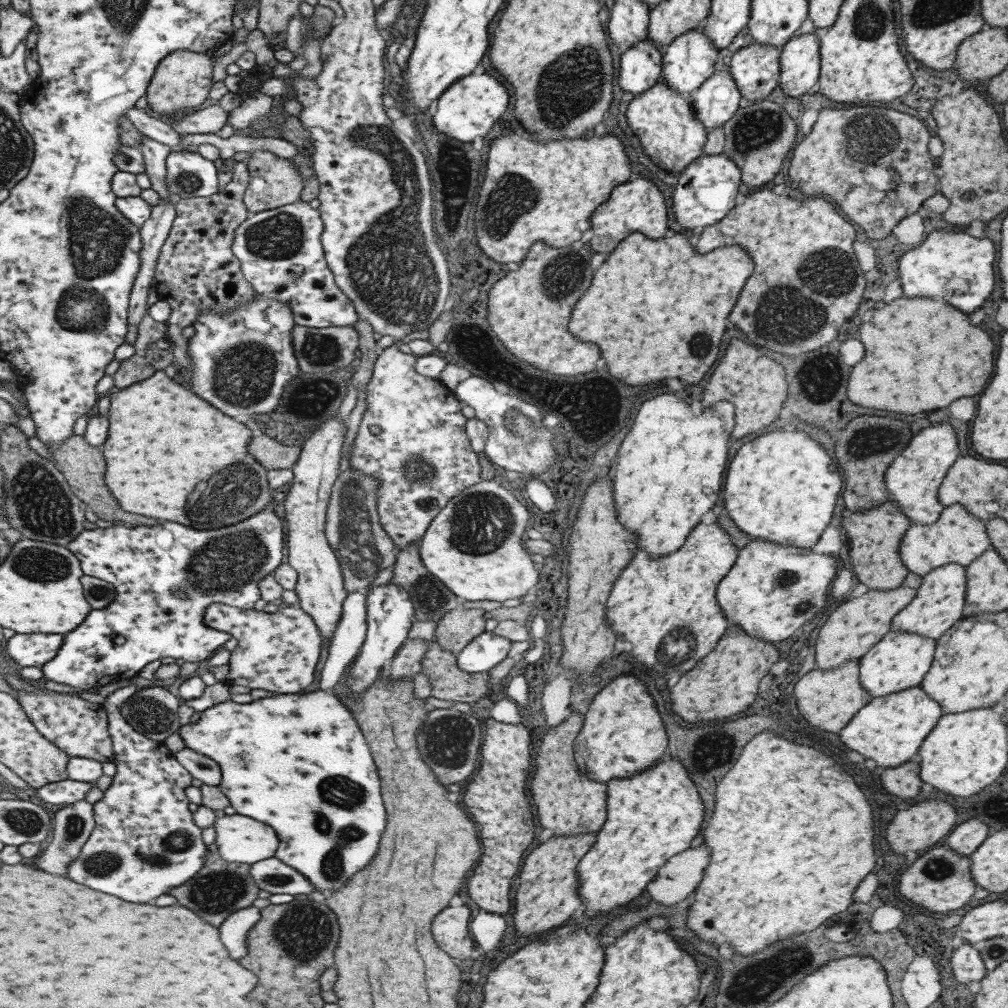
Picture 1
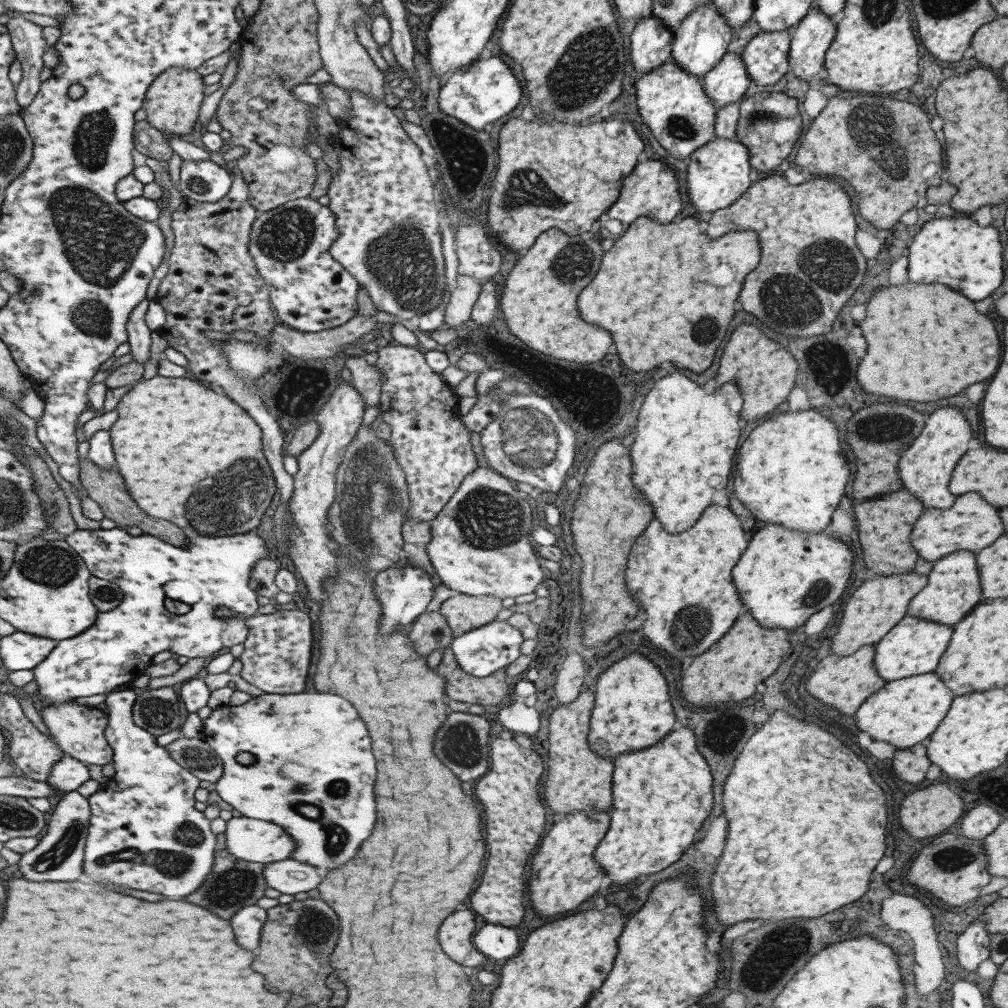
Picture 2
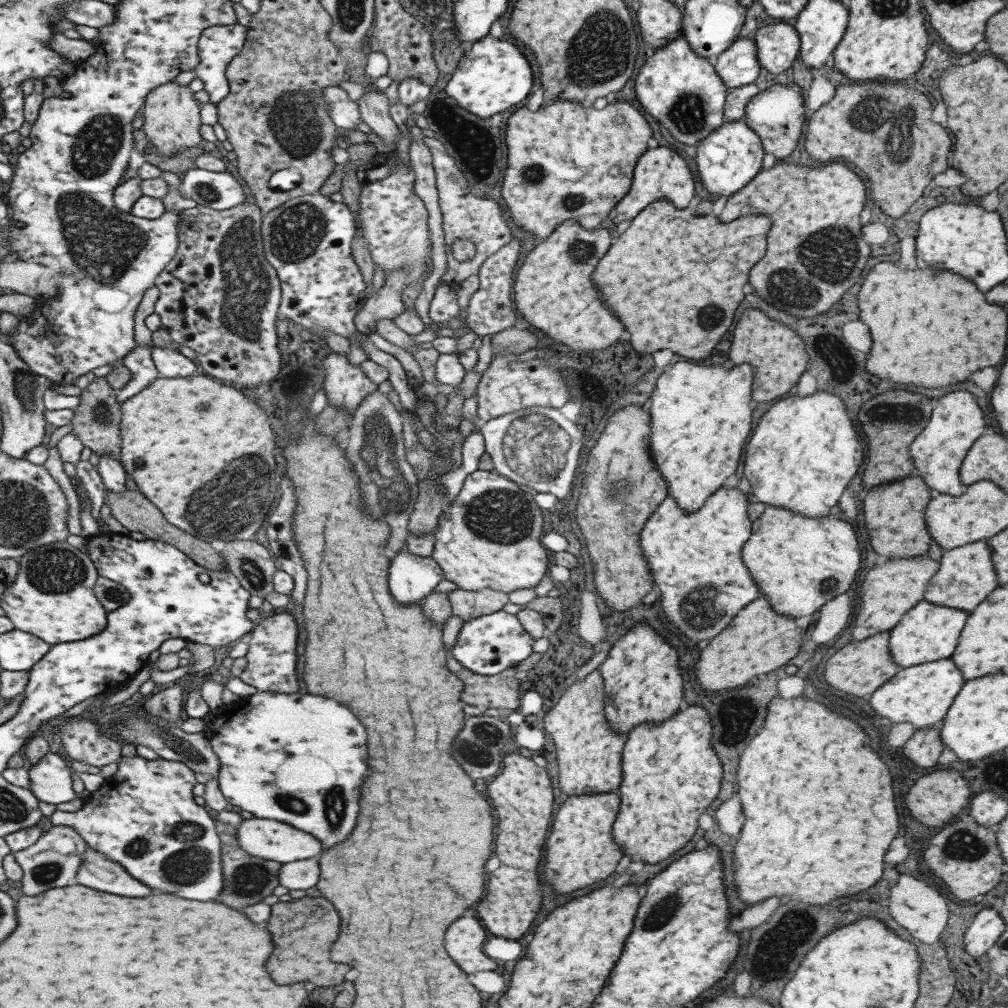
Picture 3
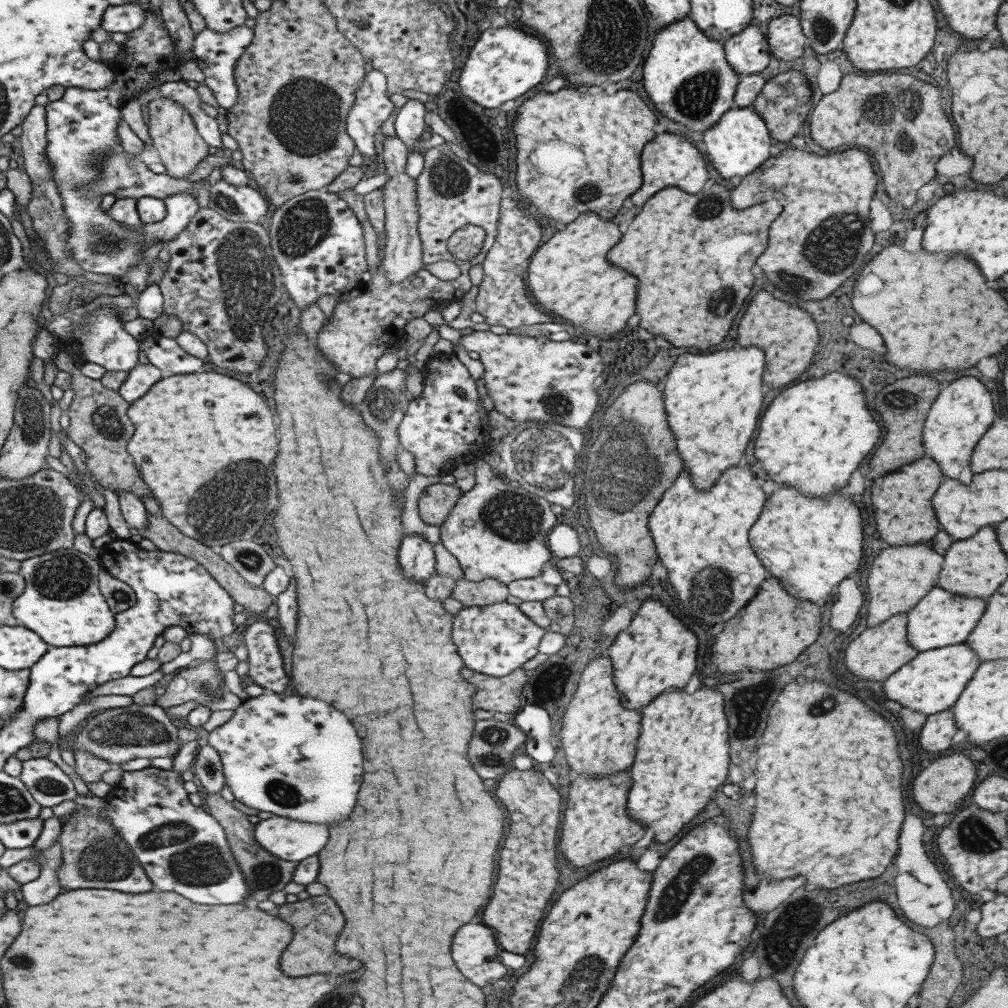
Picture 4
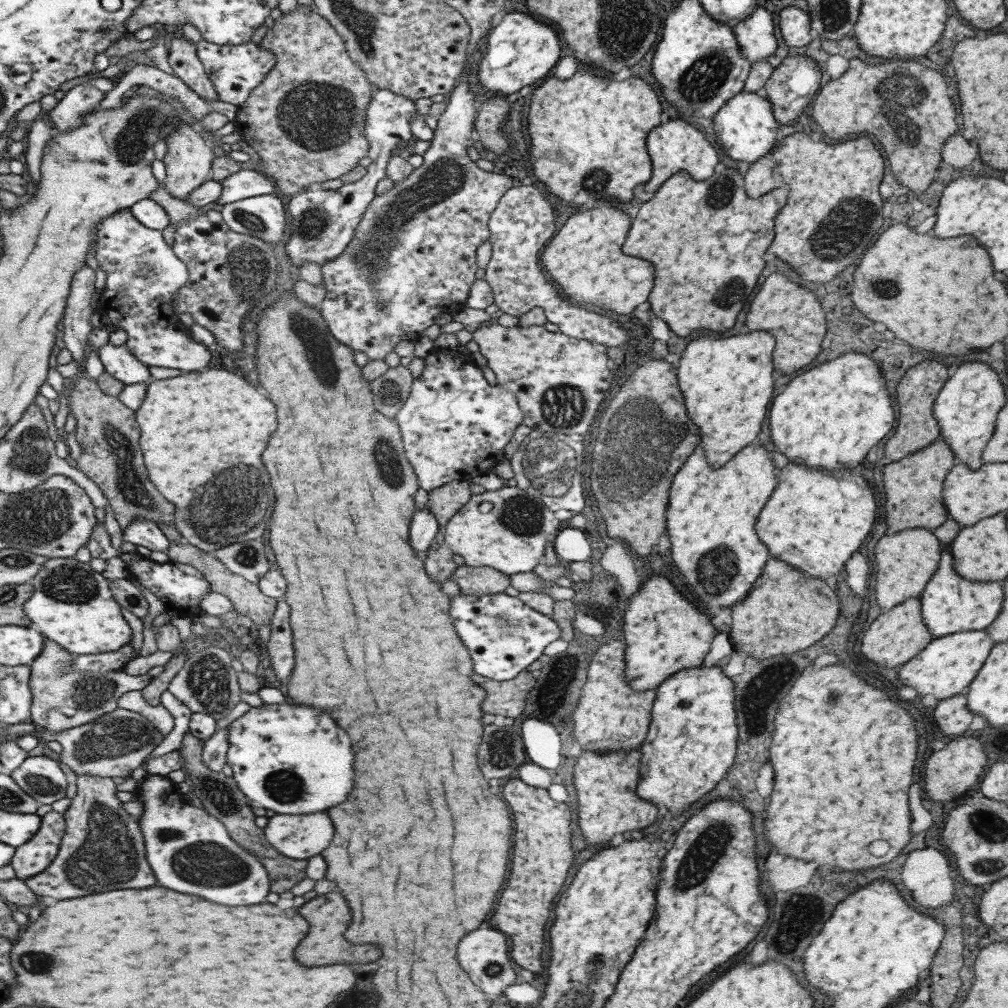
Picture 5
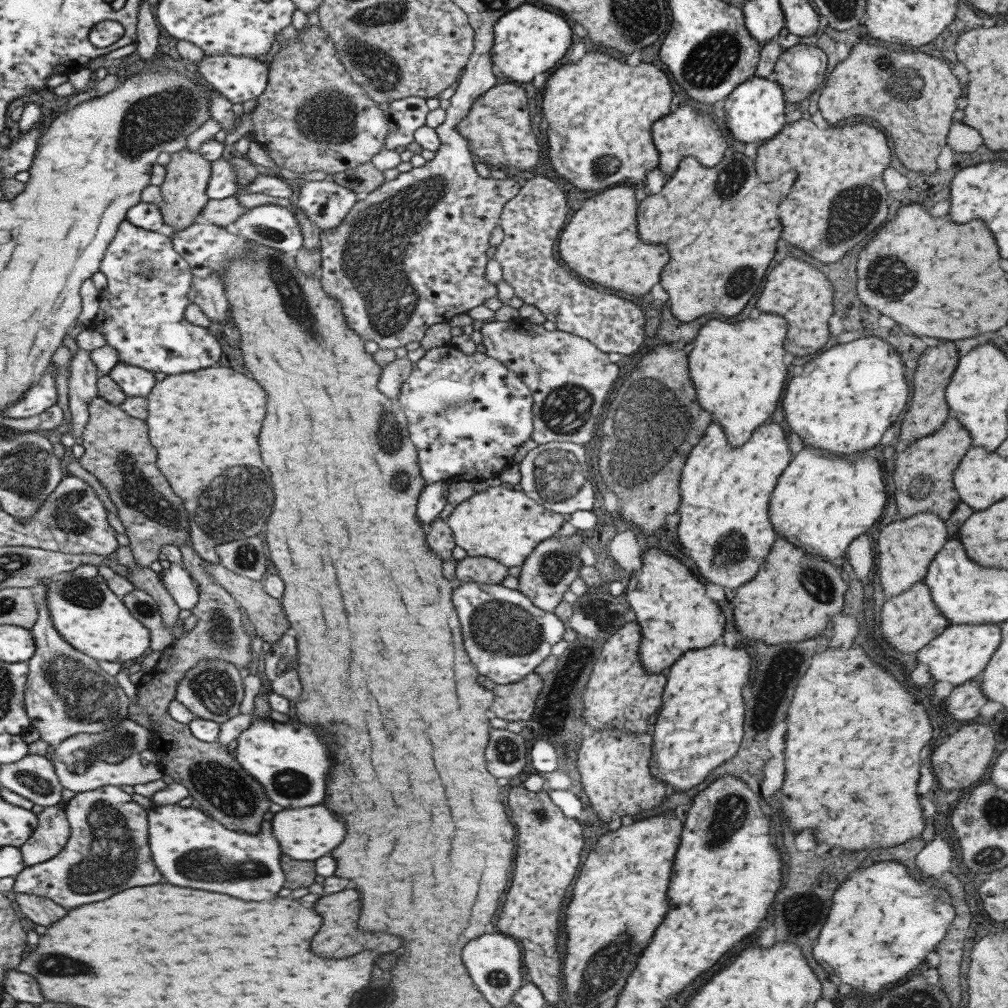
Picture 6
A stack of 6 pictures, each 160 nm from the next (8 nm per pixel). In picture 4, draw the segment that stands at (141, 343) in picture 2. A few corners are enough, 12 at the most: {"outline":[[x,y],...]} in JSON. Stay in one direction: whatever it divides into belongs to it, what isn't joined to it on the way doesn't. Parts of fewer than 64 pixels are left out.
{"outline":[[150,363],[128,370],[117,392],[133,404],[144,396],[162,372]]}

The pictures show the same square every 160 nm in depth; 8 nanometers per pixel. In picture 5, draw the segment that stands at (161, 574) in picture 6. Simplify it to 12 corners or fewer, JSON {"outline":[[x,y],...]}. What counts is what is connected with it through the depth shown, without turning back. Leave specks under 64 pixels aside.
{"outline":[[133,520],[121,532],[144,552],[166,554],[168,540],[147,520]]}

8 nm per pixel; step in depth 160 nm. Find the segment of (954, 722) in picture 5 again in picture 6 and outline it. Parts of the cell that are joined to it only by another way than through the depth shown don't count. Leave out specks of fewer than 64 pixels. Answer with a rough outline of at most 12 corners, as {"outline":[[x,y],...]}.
{"outline":[[978,678],[953,687],[944,702],[951,718],[969,722],[987,700]]}

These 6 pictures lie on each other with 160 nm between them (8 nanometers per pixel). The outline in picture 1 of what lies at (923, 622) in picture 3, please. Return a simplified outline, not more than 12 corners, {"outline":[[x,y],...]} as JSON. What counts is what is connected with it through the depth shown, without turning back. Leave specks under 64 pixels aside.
{"outline":[[885,633],[858,658],[872,697],[918,686],[937,640]]}

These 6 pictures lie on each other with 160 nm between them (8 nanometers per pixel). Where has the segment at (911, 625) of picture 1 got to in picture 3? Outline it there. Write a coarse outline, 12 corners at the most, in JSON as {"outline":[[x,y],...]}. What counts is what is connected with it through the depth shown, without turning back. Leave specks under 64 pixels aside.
{"outline":[[986,540],[942,551],[925,602],[970,611],[998,586]]}

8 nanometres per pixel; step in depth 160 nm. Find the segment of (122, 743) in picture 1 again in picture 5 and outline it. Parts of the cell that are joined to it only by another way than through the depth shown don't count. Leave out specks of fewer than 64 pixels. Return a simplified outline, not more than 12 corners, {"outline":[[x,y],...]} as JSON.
{"outline":[[159,775],[137,784],[159,886],[261,904],[269,879],[214,816]]}

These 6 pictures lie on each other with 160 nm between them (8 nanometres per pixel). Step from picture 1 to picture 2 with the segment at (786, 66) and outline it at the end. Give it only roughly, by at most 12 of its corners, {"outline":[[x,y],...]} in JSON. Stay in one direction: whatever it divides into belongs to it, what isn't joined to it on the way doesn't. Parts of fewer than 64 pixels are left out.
{"outline":[[818,8],[796,24],[787,62],[799,80],[822,73],[835,25]]}

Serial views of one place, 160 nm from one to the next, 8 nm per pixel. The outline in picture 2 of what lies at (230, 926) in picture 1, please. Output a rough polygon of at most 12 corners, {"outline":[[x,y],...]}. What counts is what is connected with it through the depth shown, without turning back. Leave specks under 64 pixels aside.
{"outline":[[255,904],[229,920],[235,942],[255,950],[266,910]]}

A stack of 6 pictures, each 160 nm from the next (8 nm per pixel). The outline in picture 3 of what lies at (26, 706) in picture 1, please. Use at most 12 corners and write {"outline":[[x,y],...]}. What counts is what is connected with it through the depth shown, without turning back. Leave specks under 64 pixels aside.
{"outline":[[70,716],[60,742],[73,760],[97,766],[121,756],[89,716]]}

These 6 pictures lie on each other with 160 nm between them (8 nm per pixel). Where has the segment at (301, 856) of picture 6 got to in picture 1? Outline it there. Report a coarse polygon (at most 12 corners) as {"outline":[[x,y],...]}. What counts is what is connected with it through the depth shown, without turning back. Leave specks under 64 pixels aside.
{"outline":[[234,813],[213,821],[225,863],[274,856],[270,826]]}

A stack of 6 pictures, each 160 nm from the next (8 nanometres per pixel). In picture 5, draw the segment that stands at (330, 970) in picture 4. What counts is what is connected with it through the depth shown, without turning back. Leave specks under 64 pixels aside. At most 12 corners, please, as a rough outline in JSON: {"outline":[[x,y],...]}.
{"outline":[[337,892],[297,910],[309,922],[293,950],[301,966],[373,962],[373,944],[341,938],[351,916]]}

